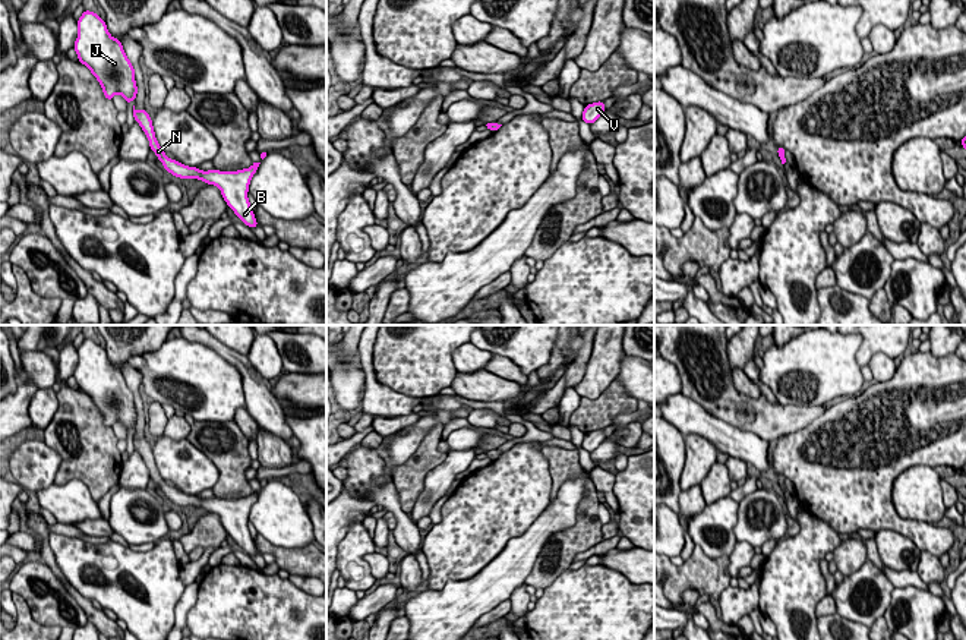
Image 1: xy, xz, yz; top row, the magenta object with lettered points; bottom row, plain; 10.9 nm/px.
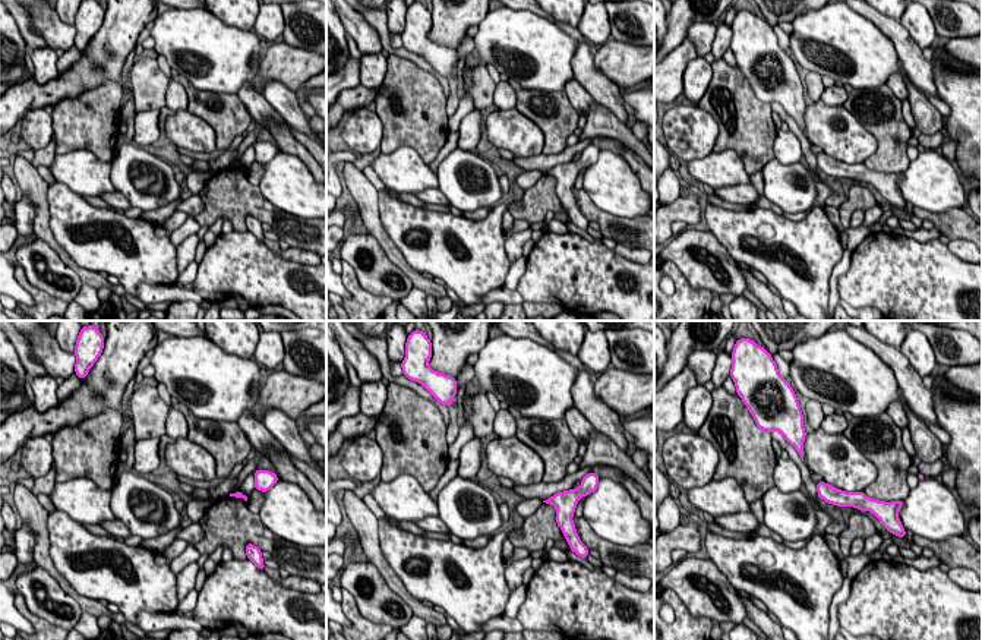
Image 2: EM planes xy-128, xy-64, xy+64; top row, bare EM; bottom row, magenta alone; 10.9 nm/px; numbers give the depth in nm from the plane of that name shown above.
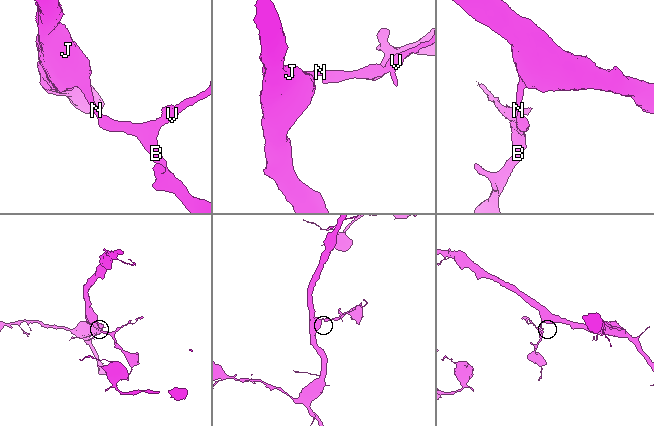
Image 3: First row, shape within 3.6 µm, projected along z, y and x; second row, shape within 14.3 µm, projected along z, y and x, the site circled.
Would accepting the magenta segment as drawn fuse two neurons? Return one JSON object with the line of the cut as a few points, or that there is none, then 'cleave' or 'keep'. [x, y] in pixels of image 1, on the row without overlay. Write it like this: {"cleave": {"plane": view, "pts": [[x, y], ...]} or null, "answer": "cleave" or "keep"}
{"cleave": null, "answer": "keep"}

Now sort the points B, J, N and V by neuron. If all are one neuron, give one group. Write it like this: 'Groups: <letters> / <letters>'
Groups: B J N V

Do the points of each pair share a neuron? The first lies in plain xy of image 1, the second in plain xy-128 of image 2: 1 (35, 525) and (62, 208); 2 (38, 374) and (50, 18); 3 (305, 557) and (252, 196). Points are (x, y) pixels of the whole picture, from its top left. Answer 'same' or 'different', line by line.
1: different
2: different
3: same

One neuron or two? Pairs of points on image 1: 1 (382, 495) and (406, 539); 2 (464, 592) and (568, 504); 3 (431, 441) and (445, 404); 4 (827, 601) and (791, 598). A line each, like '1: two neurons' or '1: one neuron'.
1: one neuron
2: one neuron
3: two neurons
4: two neurons

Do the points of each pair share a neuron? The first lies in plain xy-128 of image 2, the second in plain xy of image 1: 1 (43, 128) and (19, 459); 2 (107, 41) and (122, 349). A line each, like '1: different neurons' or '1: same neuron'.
1: same neuron
2: same neuron

